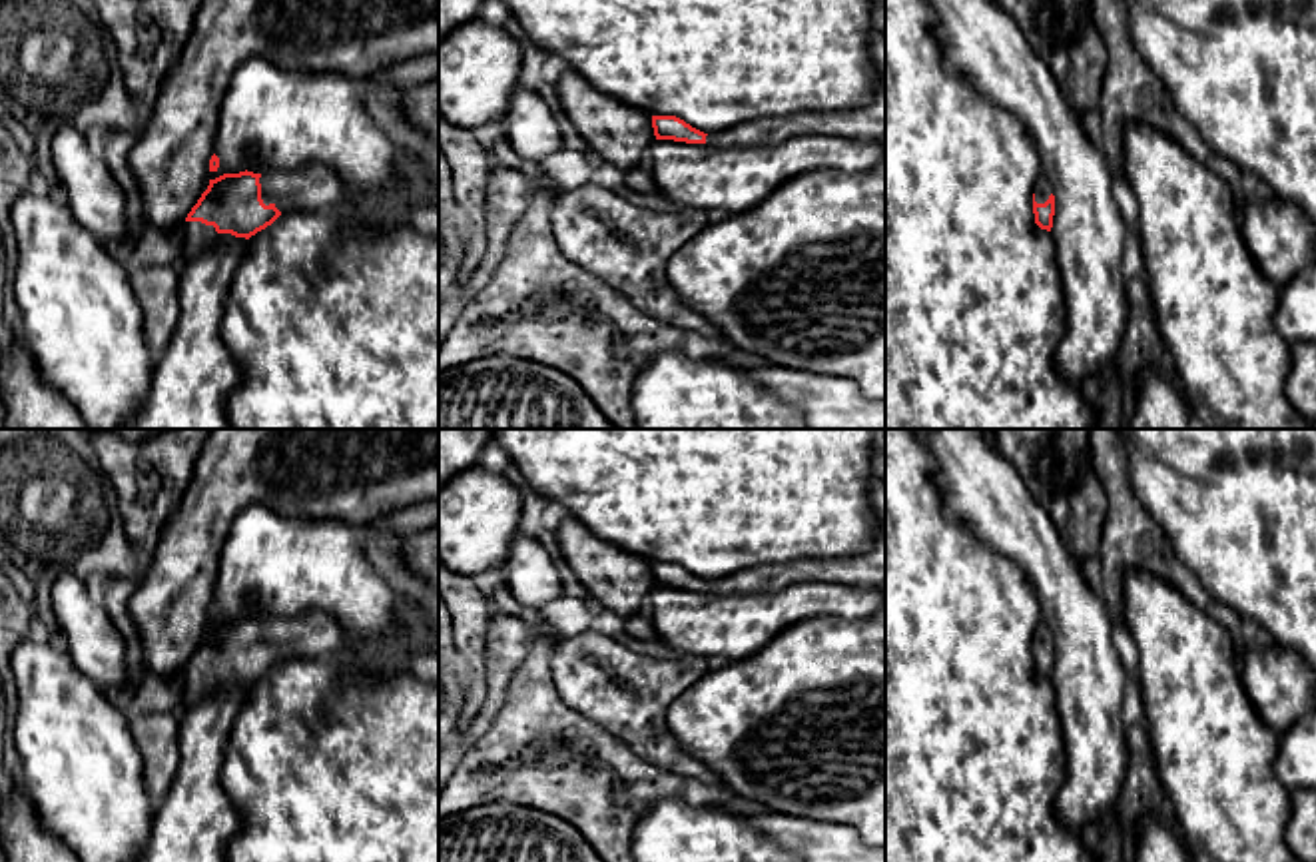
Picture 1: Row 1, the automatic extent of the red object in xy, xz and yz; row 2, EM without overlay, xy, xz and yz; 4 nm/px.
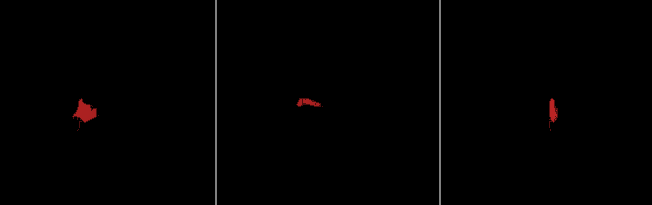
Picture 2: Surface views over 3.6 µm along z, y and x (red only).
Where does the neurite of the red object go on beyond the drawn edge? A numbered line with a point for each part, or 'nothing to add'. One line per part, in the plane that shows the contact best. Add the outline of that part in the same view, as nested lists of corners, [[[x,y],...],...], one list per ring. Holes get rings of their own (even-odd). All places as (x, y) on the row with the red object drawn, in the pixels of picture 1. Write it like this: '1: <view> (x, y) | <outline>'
1: xy (314, 188) | [[[307,164],[299,170],[275,170],[261,174],[261,200],[287,212],[341,212],[347,204],[343,182],[333,170],[321,164]]]
2: xy (198, 236) | [[[183,221],[183,255],[181,263],[211,245],[219,233],[213,225],[201,221]]]

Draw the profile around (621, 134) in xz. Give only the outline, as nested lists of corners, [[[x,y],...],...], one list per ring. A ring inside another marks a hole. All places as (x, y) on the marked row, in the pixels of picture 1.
[[[566,68],[558,78],[558,98],[590,154],[622,172],[646,164],[656,142],[652,116],[602,94],[578,72]]]

